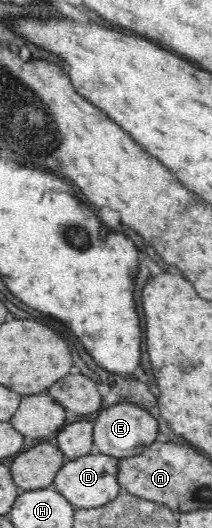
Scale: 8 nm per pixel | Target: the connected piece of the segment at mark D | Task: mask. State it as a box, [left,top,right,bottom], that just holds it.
[52,453,122,509]

